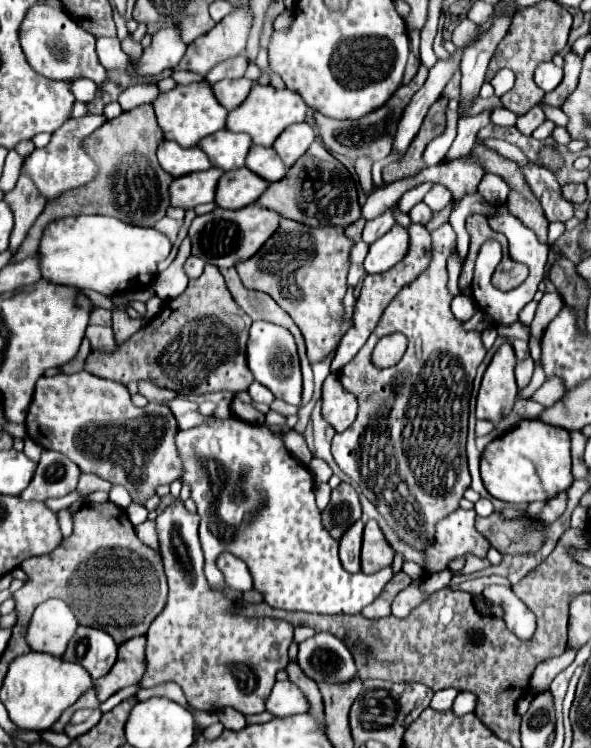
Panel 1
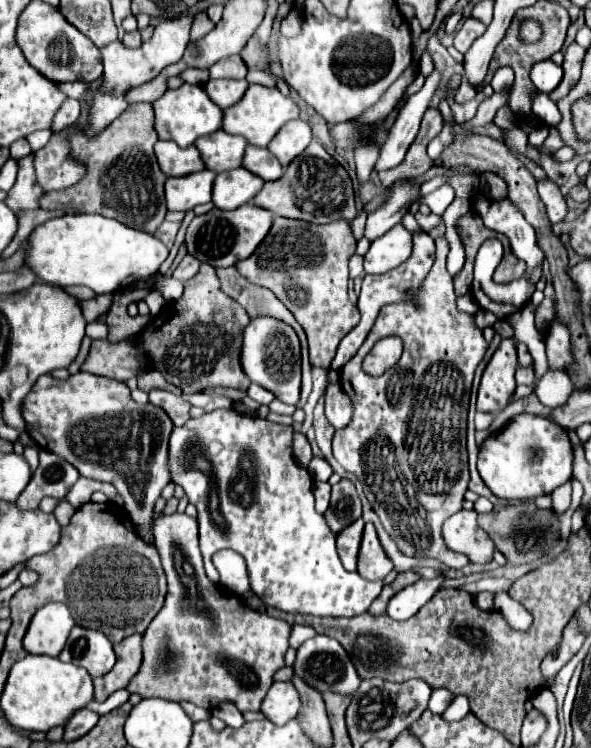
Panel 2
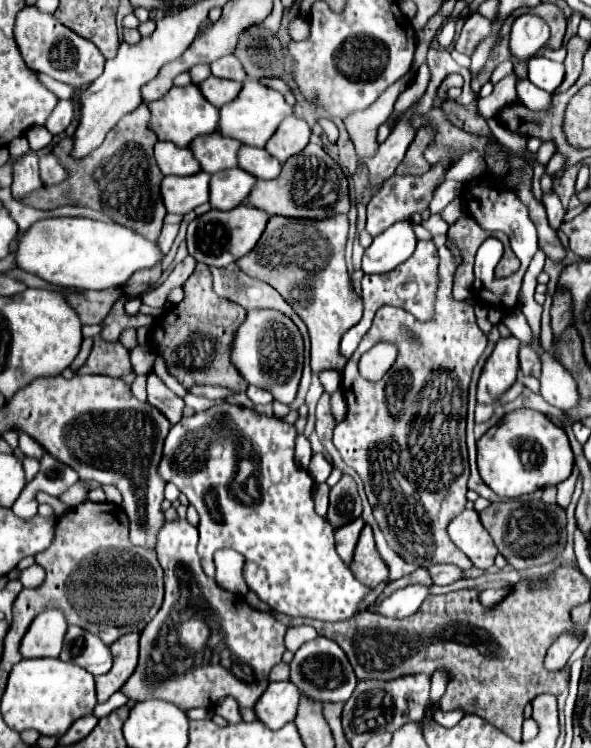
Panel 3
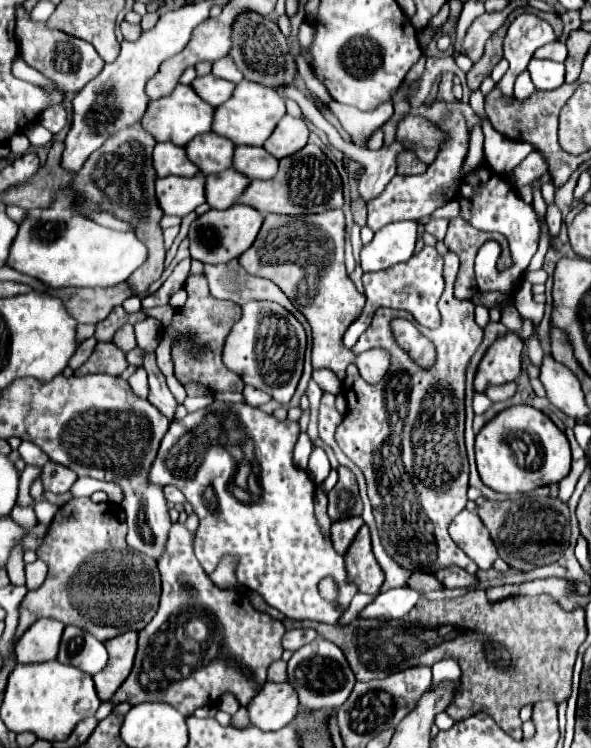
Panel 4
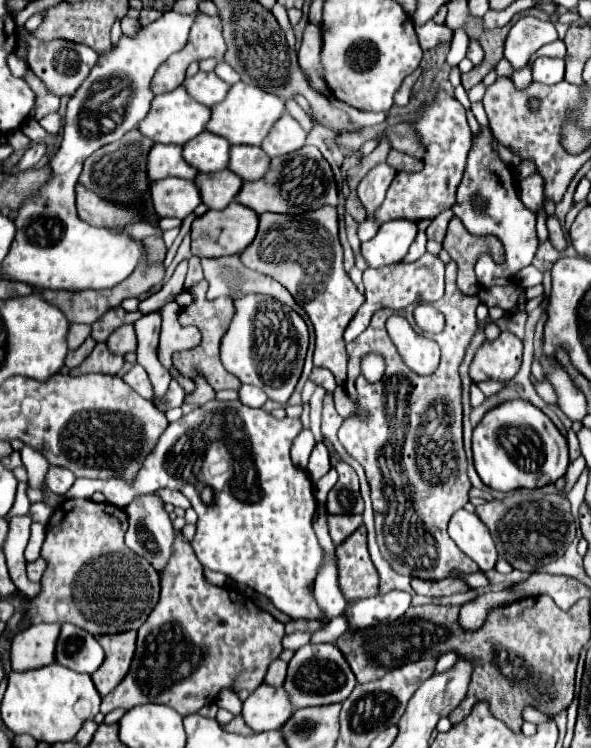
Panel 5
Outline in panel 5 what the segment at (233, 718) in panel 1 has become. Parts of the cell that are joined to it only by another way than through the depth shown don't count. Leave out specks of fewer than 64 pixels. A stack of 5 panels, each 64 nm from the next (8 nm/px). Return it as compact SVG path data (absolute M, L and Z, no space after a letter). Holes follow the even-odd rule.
M232 690L220 692L220 696L216 698L216 704L218 704L218 708L224 708L224 710L228 710L232 714L240 714L242 712L242 702Z

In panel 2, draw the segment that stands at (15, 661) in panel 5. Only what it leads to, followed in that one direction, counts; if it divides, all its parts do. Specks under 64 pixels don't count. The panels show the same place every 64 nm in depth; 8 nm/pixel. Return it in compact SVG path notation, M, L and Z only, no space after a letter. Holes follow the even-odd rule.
M50 602L34 614L24 636L24 648L30 654L58 656L74 626L76 622L68 606L60 602Z

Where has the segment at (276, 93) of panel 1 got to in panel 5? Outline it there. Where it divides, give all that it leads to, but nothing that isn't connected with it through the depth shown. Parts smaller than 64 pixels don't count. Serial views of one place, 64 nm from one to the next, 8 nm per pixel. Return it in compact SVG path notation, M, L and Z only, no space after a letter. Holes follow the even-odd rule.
M238 82L230 88L228 96L212 108L212 120L208 122L208 130L212 134L224 136L230 144L250 144L250 146L260 146L262 140L268 136L270 128L278 122L278 118L284 114L284 100L278 96L252 86Z

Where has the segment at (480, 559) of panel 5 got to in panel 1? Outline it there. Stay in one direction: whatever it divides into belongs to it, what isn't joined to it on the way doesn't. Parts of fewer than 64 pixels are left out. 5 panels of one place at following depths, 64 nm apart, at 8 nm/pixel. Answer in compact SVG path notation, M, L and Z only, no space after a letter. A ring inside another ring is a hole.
M458 508L436 524L434 542L424 550L426 574L432 576L448 568L448 564L454 558L460 558L468 552L478 558L486 556L490 544L488 540L484 540L484 536L480 536L474 530L474 518L476 518L474 510Z

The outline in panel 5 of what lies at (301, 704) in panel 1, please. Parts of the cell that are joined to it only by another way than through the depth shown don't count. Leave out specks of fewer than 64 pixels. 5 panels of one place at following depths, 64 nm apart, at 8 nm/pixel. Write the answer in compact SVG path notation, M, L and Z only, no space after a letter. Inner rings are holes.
M262 684L256 688L256 692L252 692L252 696L248 696L248 700L244 700L242 716L254 732L266 732L280 730L294 710L296 708L292 708L292 700L282 686L274 688Z

